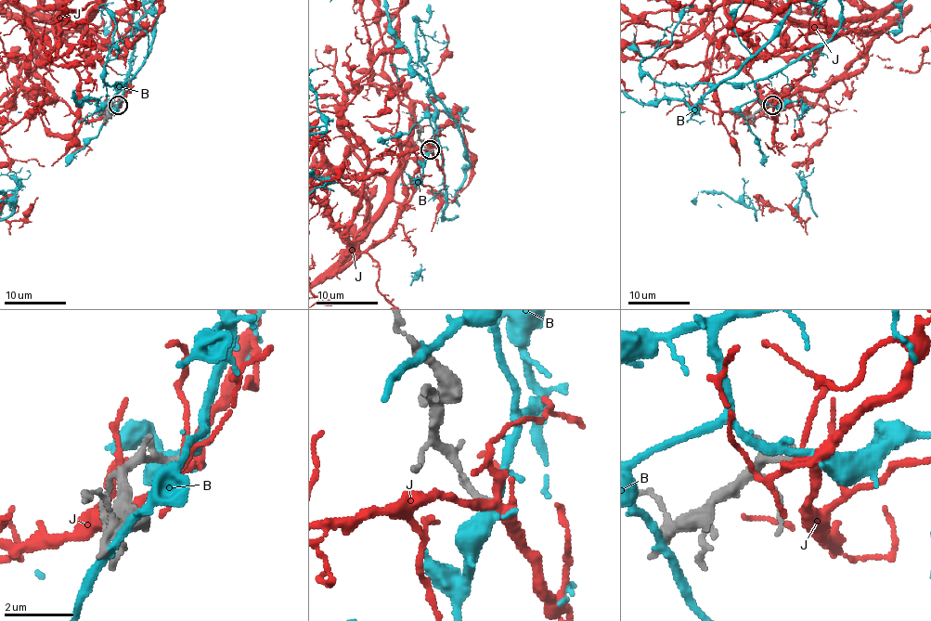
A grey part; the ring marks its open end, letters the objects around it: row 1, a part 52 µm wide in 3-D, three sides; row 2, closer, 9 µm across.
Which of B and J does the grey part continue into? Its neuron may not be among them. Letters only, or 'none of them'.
none of them

